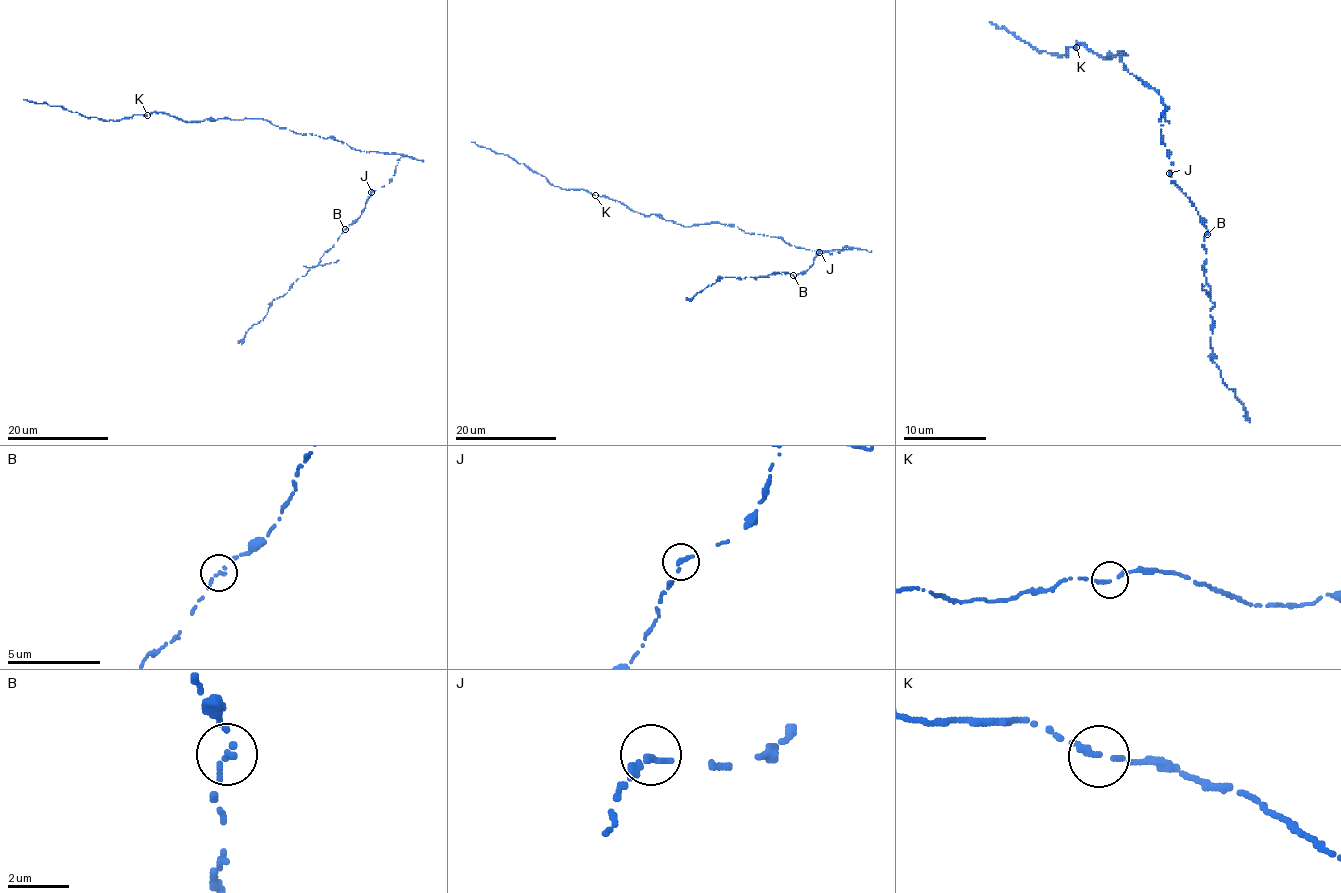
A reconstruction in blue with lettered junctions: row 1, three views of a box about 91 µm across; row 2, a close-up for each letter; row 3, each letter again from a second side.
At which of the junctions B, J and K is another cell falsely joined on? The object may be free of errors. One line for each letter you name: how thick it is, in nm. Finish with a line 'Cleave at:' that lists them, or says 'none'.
Cleave at: none

